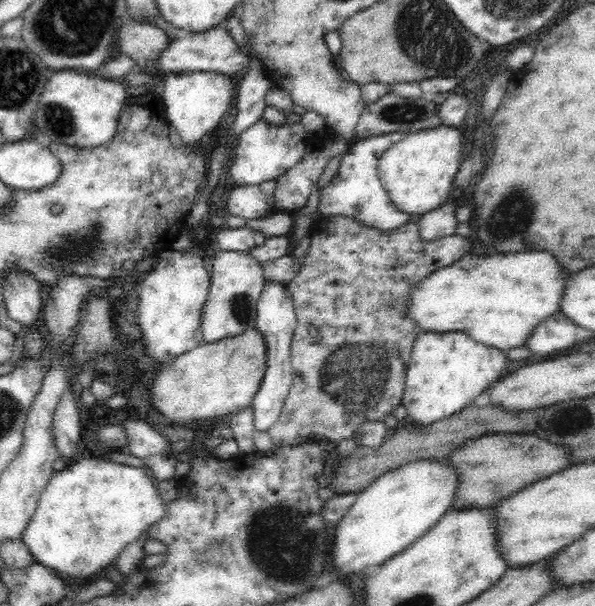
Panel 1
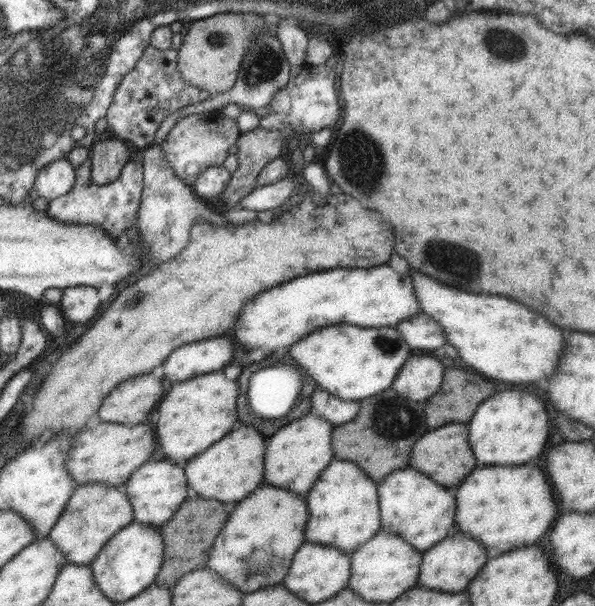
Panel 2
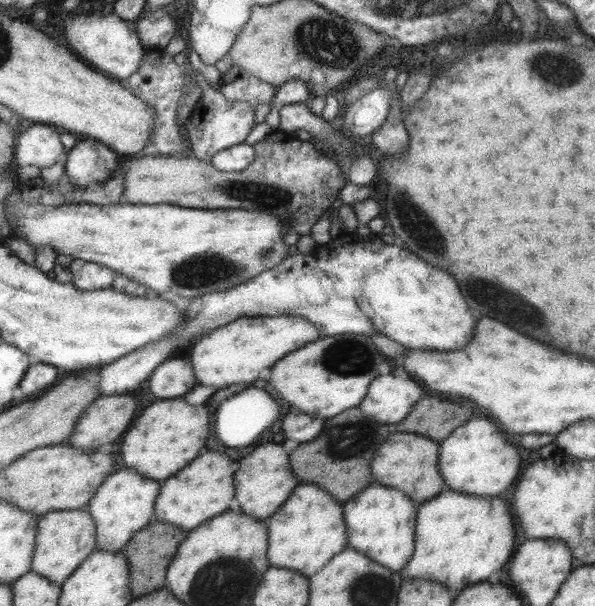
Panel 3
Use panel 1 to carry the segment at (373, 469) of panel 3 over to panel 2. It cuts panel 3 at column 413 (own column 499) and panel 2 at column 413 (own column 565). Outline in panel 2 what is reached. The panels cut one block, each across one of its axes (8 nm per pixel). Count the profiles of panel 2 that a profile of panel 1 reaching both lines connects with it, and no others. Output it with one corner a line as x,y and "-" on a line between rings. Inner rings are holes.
450,423
423,432
410,451
407,466
427,474
433,482
441,486
449,488
449,486
459,484
477,466
467,442
467,433
469,431
463,423

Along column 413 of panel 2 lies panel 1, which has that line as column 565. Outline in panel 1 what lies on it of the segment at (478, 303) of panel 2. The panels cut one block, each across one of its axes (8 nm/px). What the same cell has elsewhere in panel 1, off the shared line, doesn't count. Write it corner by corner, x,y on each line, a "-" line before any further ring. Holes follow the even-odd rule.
472,250
454,264
424,278
414,288
406,313
424,331
460,331
480,344
507,352
526,345
538,324
561,311
570,276
546,252
478,258

